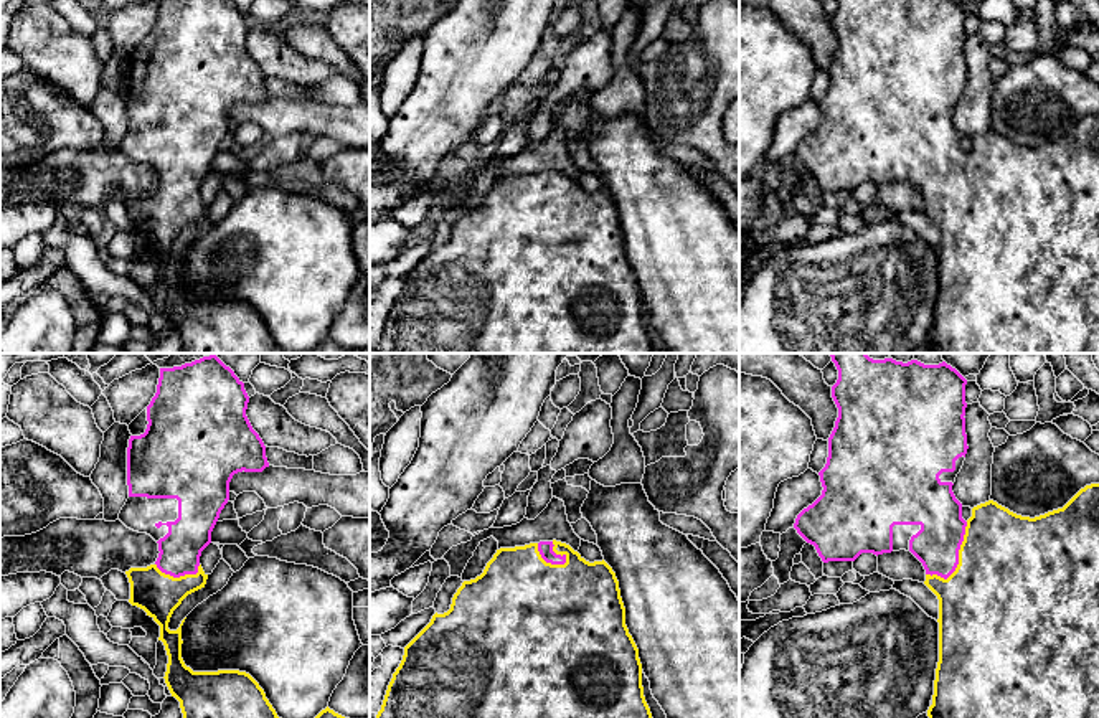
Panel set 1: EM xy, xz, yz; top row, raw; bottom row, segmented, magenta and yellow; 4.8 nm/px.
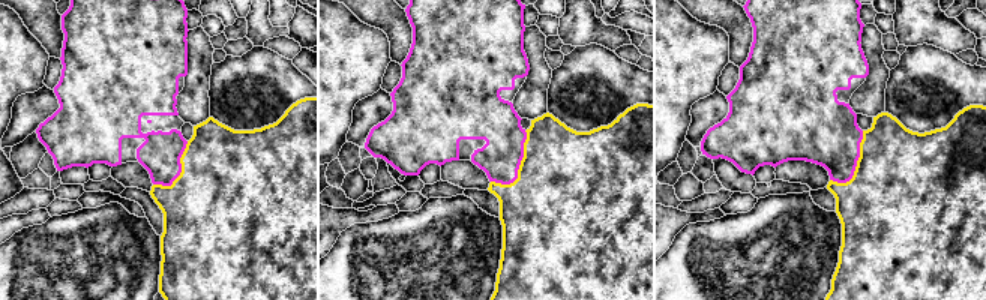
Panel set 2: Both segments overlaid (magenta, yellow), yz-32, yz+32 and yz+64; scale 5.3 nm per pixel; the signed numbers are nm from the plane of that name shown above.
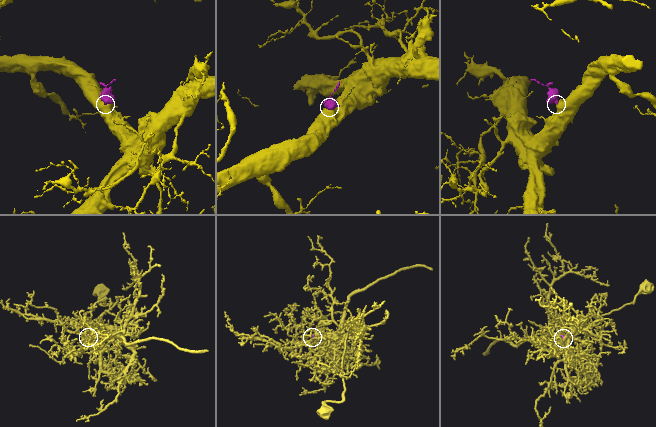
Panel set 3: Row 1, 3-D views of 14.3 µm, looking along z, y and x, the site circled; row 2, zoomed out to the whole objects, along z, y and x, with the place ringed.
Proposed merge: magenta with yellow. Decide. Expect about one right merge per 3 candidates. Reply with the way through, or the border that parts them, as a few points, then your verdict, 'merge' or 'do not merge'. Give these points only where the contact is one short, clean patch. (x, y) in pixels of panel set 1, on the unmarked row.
way yz (936, 175), (943, 175), (957, 190), (969, 195), (1009, 195); merge

